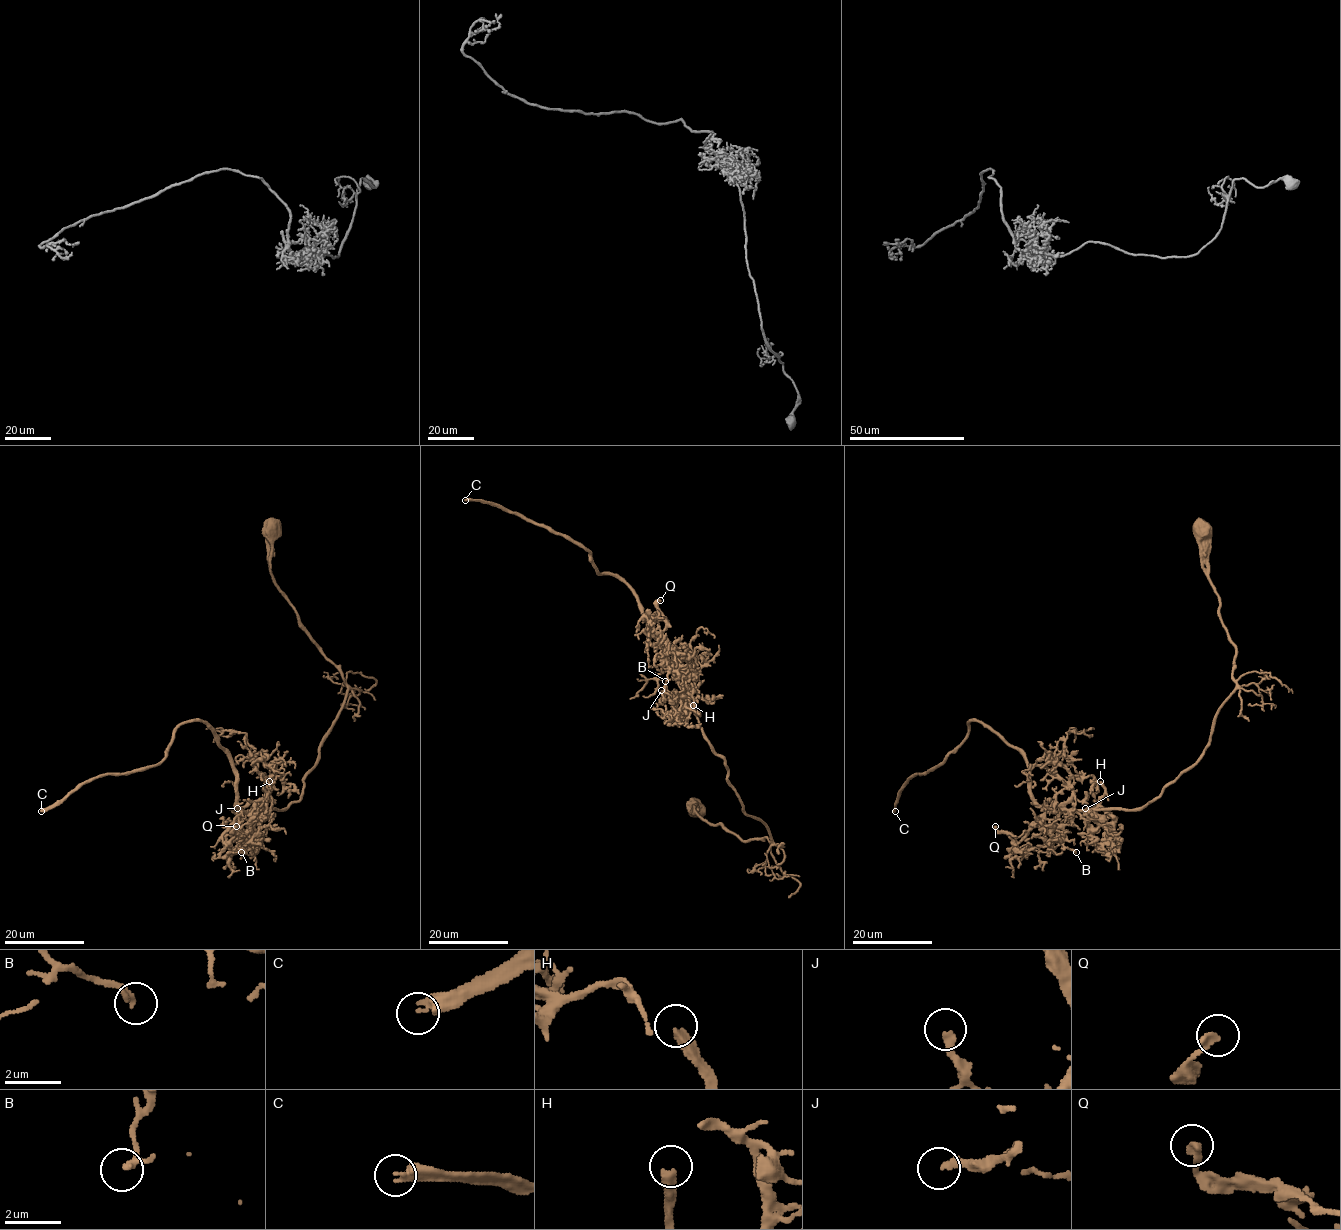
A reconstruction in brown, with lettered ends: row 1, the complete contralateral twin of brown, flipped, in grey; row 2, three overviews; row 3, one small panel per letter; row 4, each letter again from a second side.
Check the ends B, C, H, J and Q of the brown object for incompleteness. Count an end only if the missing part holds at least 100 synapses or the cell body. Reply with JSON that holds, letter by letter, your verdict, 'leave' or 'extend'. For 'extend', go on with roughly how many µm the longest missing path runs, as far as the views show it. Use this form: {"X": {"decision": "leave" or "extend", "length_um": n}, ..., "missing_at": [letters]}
{"B": {"decision": "leave"}, "C": {"decision": "extend", "length_um": 100}, "H": {"decision": "extend", "length_um": 30}, "J": {"decision": "leave"}, "Q": {"decision": "leave"}, "missing_at": ["C", "H"]}

